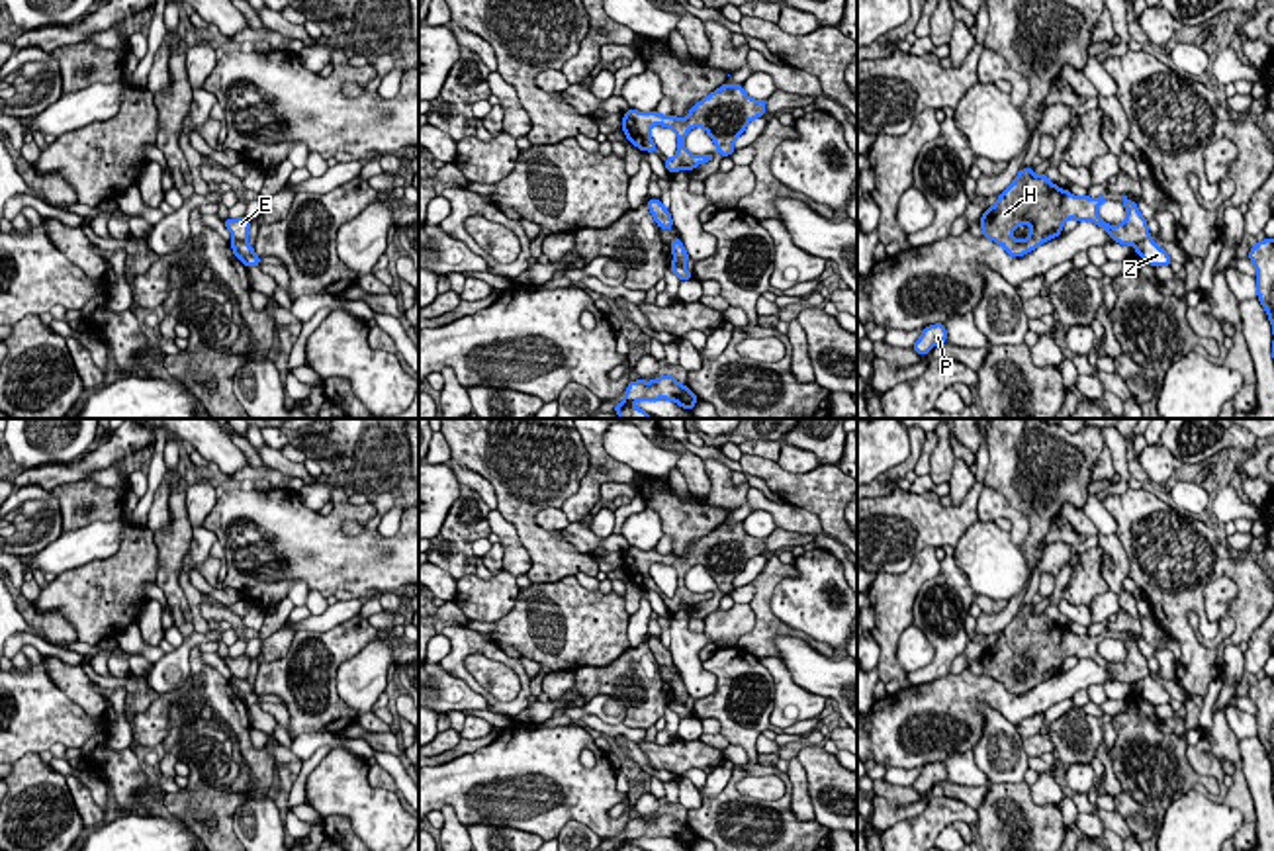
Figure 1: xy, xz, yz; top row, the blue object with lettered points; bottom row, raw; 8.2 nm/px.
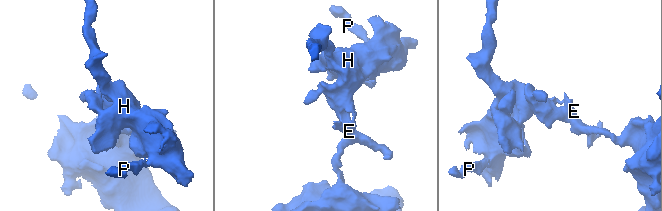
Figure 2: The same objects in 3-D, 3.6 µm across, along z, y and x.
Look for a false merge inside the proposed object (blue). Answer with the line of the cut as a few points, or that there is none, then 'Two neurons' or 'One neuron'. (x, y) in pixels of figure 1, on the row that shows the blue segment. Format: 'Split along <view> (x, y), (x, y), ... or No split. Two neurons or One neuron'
Split along yz (1149, 237), (1134, 245). Two neurons

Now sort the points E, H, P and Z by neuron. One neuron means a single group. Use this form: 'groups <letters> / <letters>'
groups E H P / Z

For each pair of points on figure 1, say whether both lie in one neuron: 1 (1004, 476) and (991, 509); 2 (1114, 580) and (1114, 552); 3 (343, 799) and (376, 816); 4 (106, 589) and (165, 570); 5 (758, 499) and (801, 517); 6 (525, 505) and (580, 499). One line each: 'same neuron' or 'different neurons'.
1: different neurons
2: same neuron
3: same neuron
4: different neurons
5: same neuron
6: different neurons

